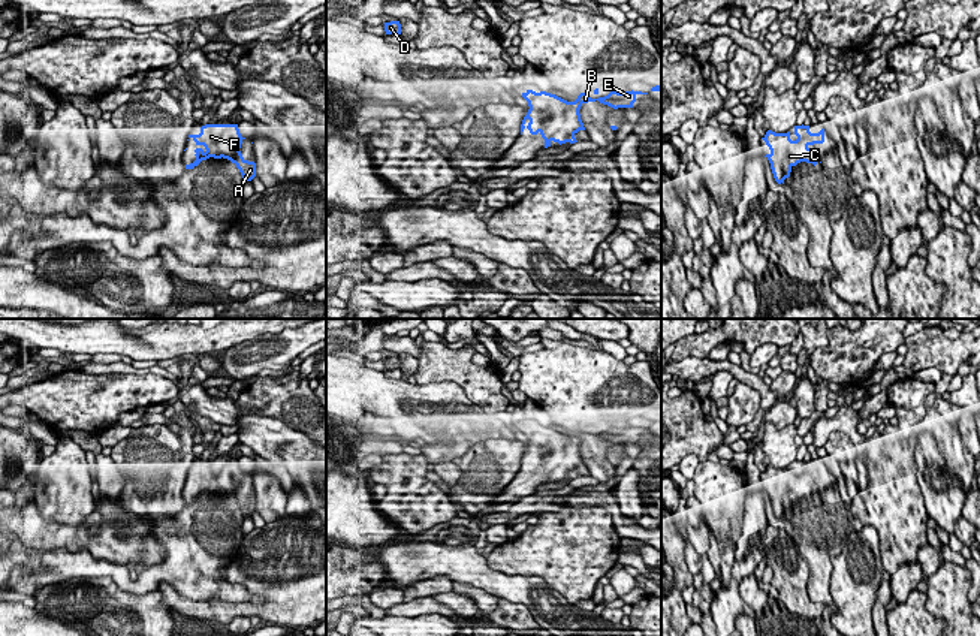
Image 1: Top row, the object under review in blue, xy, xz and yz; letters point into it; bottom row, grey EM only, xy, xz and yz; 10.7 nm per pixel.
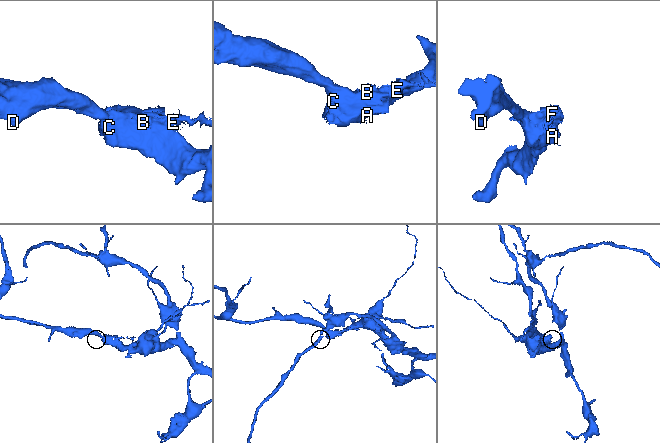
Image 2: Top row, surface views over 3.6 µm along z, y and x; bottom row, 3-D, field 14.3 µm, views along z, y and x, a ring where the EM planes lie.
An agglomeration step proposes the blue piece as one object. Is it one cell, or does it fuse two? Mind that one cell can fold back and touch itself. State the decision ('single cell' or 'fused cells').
single cell

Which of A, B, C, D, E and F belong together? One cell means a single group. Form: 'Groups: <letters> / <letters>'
Groups: A B C D E F

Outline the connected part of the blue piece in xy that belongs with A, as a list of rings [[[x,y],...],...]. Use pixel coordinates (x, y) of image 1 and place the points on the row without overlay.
[[[205,459],[199,470],[189,470],[190,473],[197,480],[196,495],[186,500],[186,504],[193,504],[209,492],[223,492],[236,500],[244,516],[251,516],[256,512],[256,498],[245,495],[239,486],[245,473],[241,471],[238,459]]]

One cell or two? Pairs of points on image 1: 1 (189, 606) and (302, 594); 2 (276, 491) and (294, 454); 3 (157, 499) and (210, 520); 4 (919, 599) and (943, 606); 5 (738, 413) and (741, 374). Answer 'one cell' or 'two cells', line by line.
1: one cell
2: two cells
3: two cells
4: two cells
5: two cells

